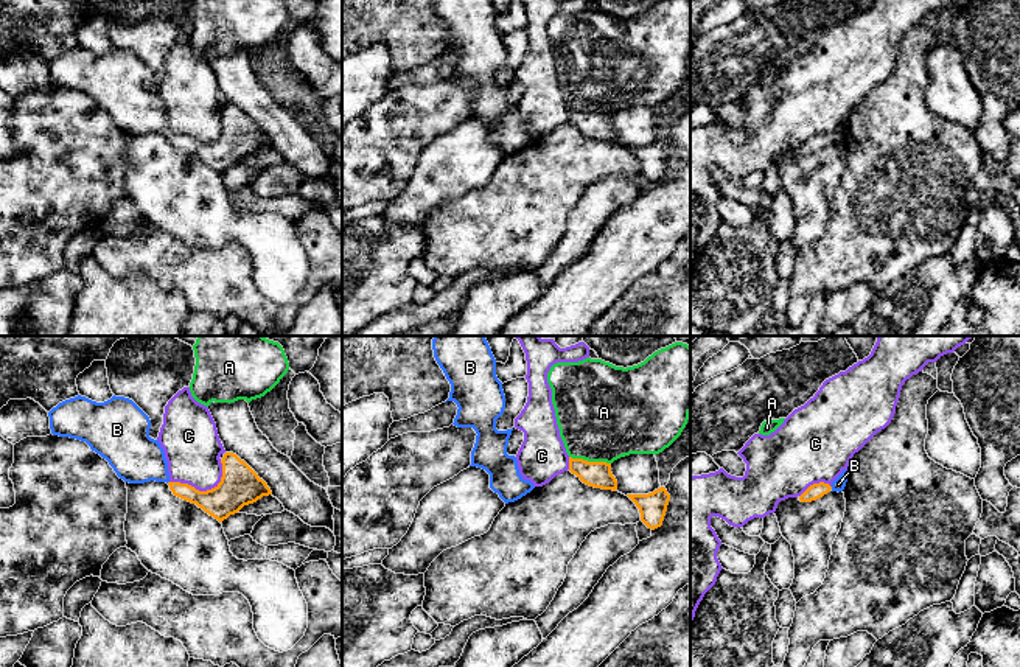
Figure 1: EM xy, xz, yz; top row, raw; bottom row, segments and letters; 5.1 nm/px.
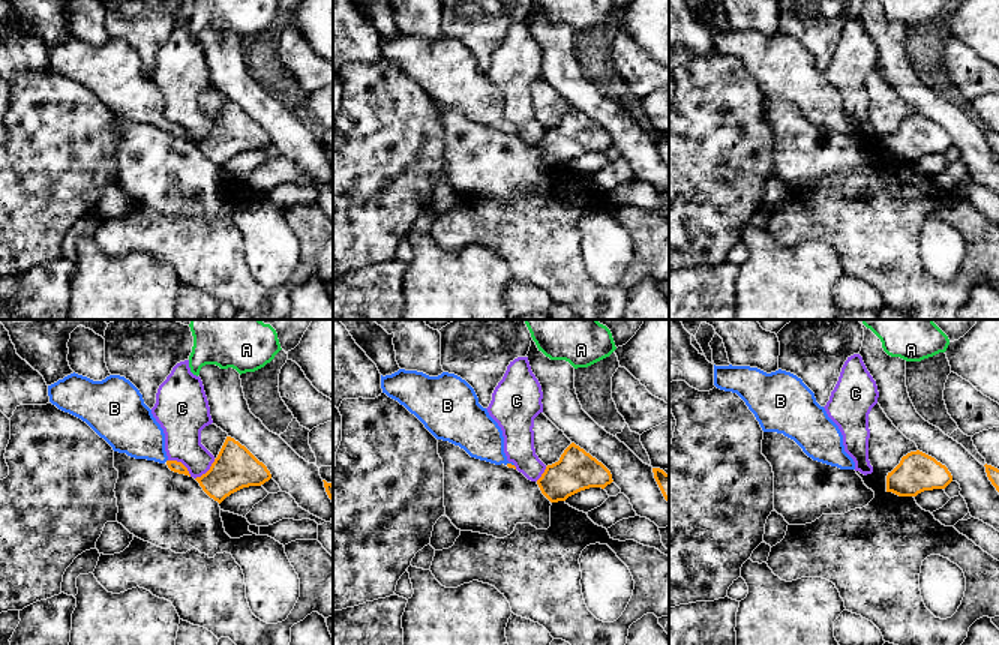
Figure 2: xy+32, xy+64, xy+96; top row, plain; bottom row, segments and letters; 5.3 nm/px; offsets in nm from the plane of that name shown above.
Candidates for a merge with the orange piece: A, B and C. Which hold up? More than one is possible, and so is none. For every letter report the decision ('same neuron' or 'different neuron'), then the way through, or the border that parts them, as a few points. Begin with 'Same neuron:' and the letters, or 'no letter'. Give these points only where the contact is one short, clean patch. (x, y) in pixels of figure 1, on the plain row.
Same neuron: B
A: different neuron | along xz (569, 108), (610, 115)
B: same neuron | across yz (817, 142), (831, 139), (838, 136)
C: different neuron | along xy (223, 115), (223, 128), (210, 140), (170, 134)

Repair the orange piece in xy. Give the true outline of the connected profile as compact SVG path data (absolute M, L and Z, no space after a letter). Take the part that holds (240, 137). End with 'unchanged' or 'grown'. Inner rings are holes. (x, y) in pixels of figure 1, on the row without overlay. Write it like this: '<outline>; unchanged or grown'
M225 104L221 134L207 143L199 143L188 135L168 134L174 148L196 155L205 165L222 174L238 165L244 157L272 146L267 135L236 106Z; unchanged

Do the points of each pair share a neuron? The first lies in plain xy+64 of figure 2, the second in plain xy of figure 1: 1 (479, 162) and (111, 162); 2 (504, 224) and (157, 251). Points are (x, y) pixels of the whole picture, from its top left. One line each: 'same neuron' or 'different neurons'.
1: different neurons
2: same neuron

